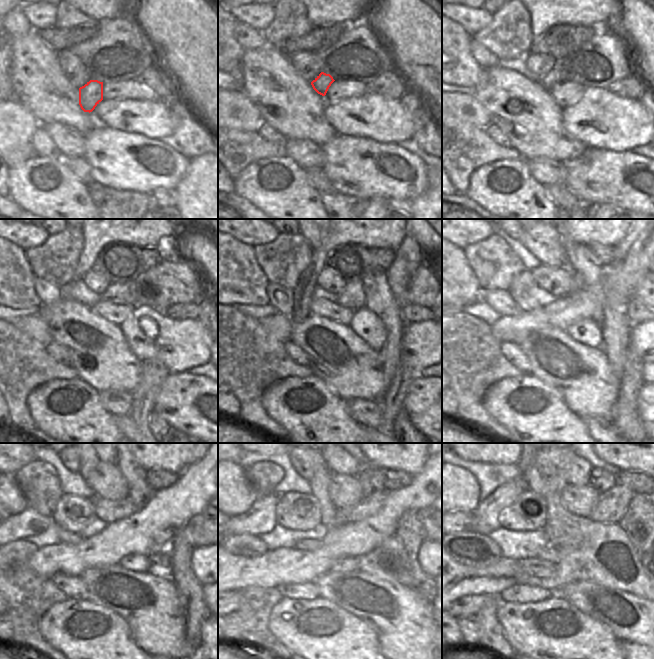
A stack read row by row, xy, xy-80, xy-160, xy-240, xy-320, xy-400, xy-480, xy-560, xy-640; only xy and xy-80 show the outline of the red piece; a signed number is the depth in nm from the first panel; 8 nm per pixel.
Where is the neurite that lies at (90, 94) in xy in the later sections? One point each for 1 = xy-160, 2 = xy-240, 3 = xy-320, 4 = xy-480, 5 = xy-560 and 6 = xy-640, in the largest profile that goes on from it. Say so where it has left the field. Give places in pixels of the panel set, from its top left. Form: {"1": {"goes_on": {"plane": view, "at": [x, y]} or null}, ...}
{"1": {"goes_on": {"plane": "xy-160", "at": [553, 77]}}, "2": {"goes_on": {"plane": "xy-240", "at": [123, 293]}}, "3": {"goes_on": {"plane": "xy-320", "at": [352, 296]}}, "4": {"goes_on": {"plane": "xy-480", "at": [139, 493]}}, "5": {"goes_on": {"plane": "xy-560", "at": [370, 479]}}, "6": {"goes_on": {"plane": "xy-640", "at": [600, 479]}}}

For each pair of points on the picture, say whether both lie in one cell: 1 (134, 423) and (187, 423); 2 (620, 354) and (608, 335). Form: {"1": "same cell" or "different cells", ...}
{"1": "different cells", "2": "different cells"}

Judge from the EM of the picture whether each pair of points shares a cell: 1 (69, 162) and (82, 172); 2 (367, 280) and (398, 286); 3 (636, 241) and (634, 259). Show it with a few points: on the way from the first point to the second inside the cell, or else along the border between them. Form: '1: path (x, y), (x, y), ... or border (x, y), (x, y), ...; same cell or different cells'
1: path (72, 163), (79, 169); same cell
2: border (385, 271), (390, 290), (399, 305); different cells
3: border (643, 242), (637, 249), (615, 260); different cells

